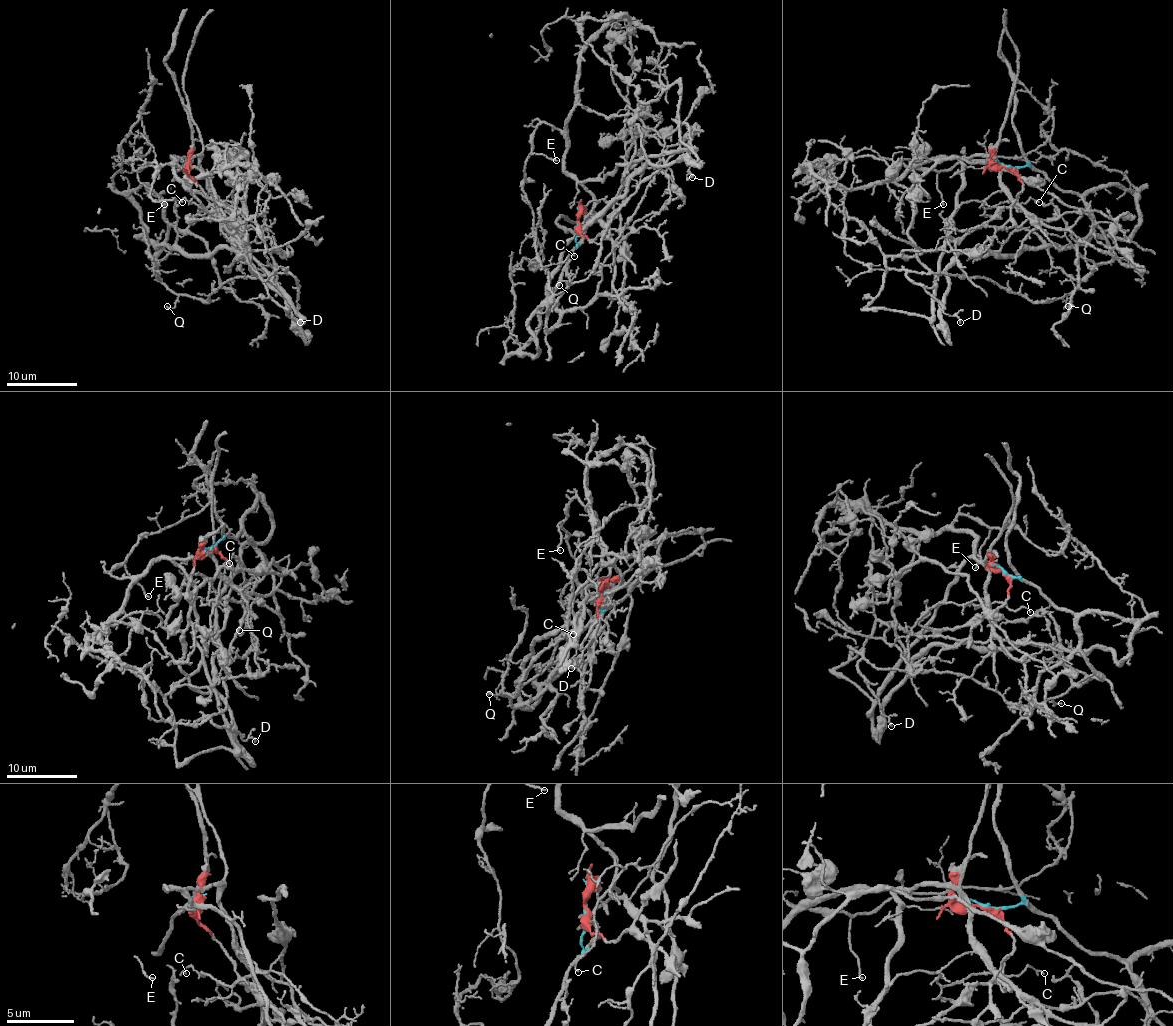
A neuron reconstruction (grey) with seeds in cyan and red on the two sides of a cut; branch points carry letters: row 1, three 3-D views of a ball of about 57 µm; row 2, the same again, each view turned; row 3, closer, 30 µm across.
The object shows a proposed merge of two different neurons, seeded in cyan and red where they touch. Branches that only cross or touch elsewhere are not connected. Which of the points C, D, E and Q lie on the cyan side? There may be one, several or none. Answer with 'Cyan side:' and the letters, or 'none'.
Cyan side: D, Q

